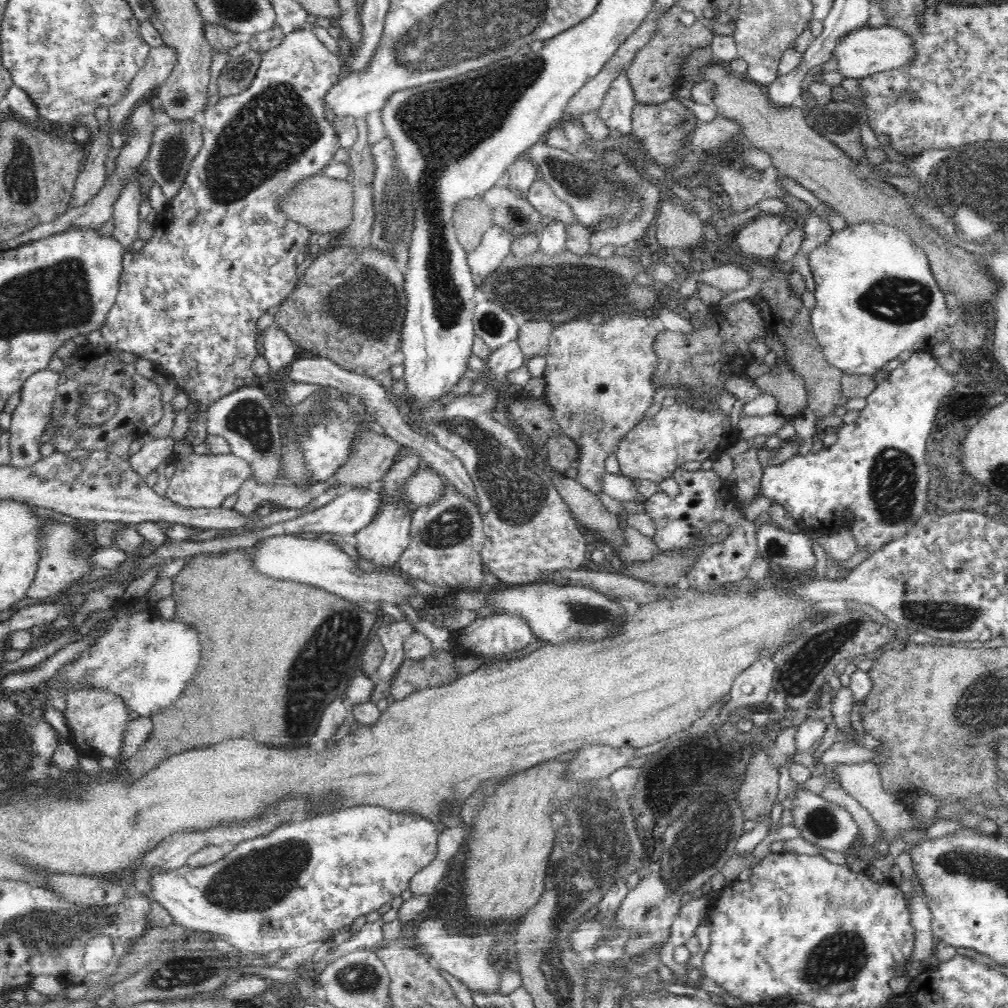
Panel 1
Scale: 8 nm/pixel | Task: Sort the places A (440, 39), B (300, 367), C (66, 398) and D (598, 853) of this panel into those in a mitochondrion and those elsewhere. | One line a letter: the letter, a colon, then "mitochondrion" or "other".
A: mitochondrion
B: other
C: other
D: mitochondrion

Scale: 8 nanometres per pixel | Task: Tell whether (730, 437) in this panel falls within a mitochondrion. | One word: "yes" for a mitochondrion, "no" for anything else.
no

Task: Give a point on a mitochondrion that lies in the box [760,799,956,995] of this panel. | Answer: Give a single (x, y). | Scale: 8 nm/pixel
(847, 954)

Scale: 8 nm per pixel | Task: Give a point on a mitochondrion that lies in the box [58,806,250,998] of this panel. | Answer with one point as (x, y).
(197, 969)

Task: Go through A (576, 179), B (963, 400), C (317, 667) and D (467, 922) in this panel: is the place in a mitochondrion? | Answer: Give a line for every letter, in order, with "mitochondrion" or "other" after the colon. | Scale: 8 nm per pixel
A: mitochondrion
B: other
C: mitochondrion
D: other

